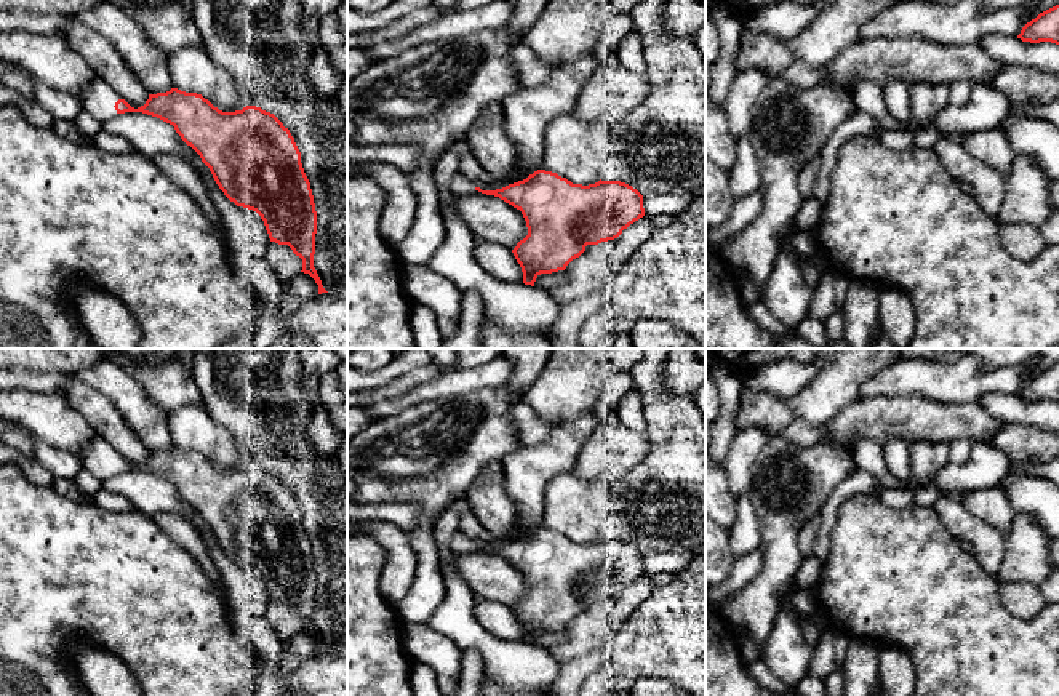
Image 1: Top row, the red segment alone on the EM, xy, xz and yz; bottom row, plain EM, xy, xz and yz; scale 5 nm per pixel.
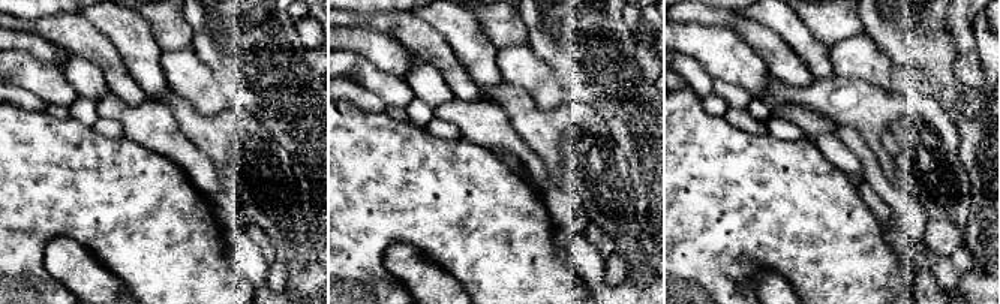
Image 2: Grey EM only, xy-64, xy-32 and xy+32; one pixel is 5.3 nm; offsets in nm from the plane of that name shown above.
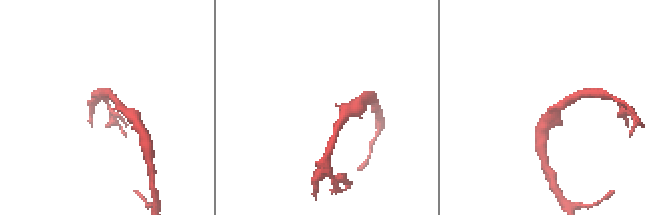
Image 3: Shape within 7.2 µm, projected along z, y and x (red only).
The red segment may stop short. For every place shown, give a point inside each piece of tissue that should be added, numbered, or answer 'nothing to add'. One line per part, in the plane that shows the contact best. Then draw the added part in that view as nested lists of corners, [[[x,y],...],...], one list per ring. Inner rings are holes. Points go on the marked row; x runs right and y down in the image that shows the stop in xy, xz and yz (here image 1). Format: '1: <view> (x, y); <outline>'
1: xy (98, 98); [[[98,75],[91,80],[91,83],[82,91],[80,102],[85,112],[90,112],[101,123],[114,118],[117,114],[115,102],[122,99],[122,96],[114,91],[102,78]]]

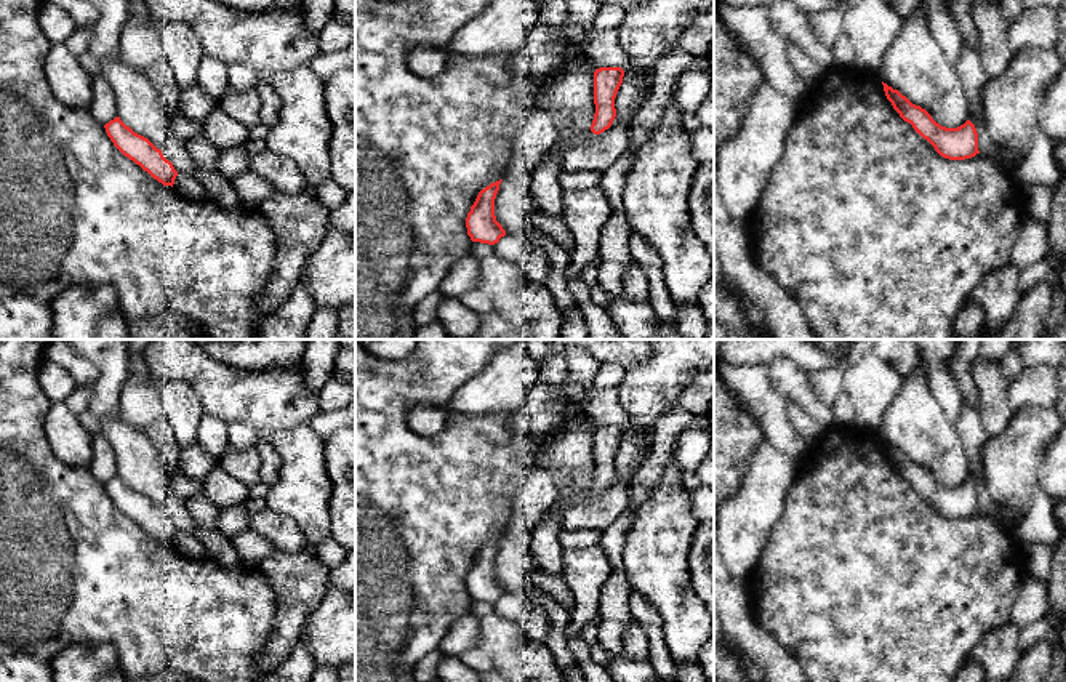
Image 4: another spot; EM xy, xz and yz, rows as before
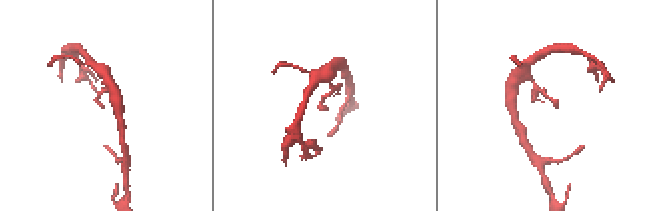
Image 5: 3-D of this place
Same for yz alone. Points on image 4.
nothing to add

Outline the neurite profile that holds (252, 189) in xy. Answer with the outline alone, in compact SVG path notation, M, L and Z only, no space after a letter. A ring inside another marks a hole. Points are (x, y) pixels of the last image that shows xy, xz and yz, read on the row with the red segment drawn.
M251 170L234 176L230 183L237 192L238 203L245 208L261 208L277 191L269 181Z

